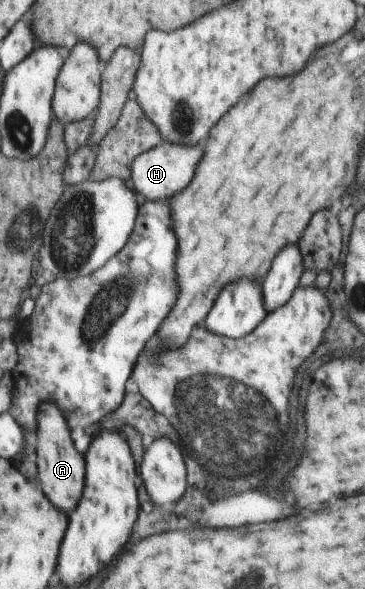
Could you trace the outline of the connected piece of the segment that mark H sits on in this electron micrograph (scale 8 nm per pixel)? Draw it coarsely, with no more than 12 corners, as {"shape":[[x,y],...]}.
{"shape":[[161,141],[134,159],[129,181],[146,200],[191,181],[201,149]]}

